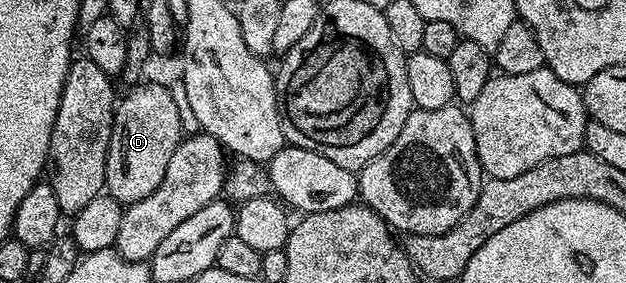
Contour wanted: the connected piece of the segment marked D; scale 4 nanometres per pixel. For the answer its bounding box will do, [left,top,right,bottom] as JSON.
[105,82,183,204]

